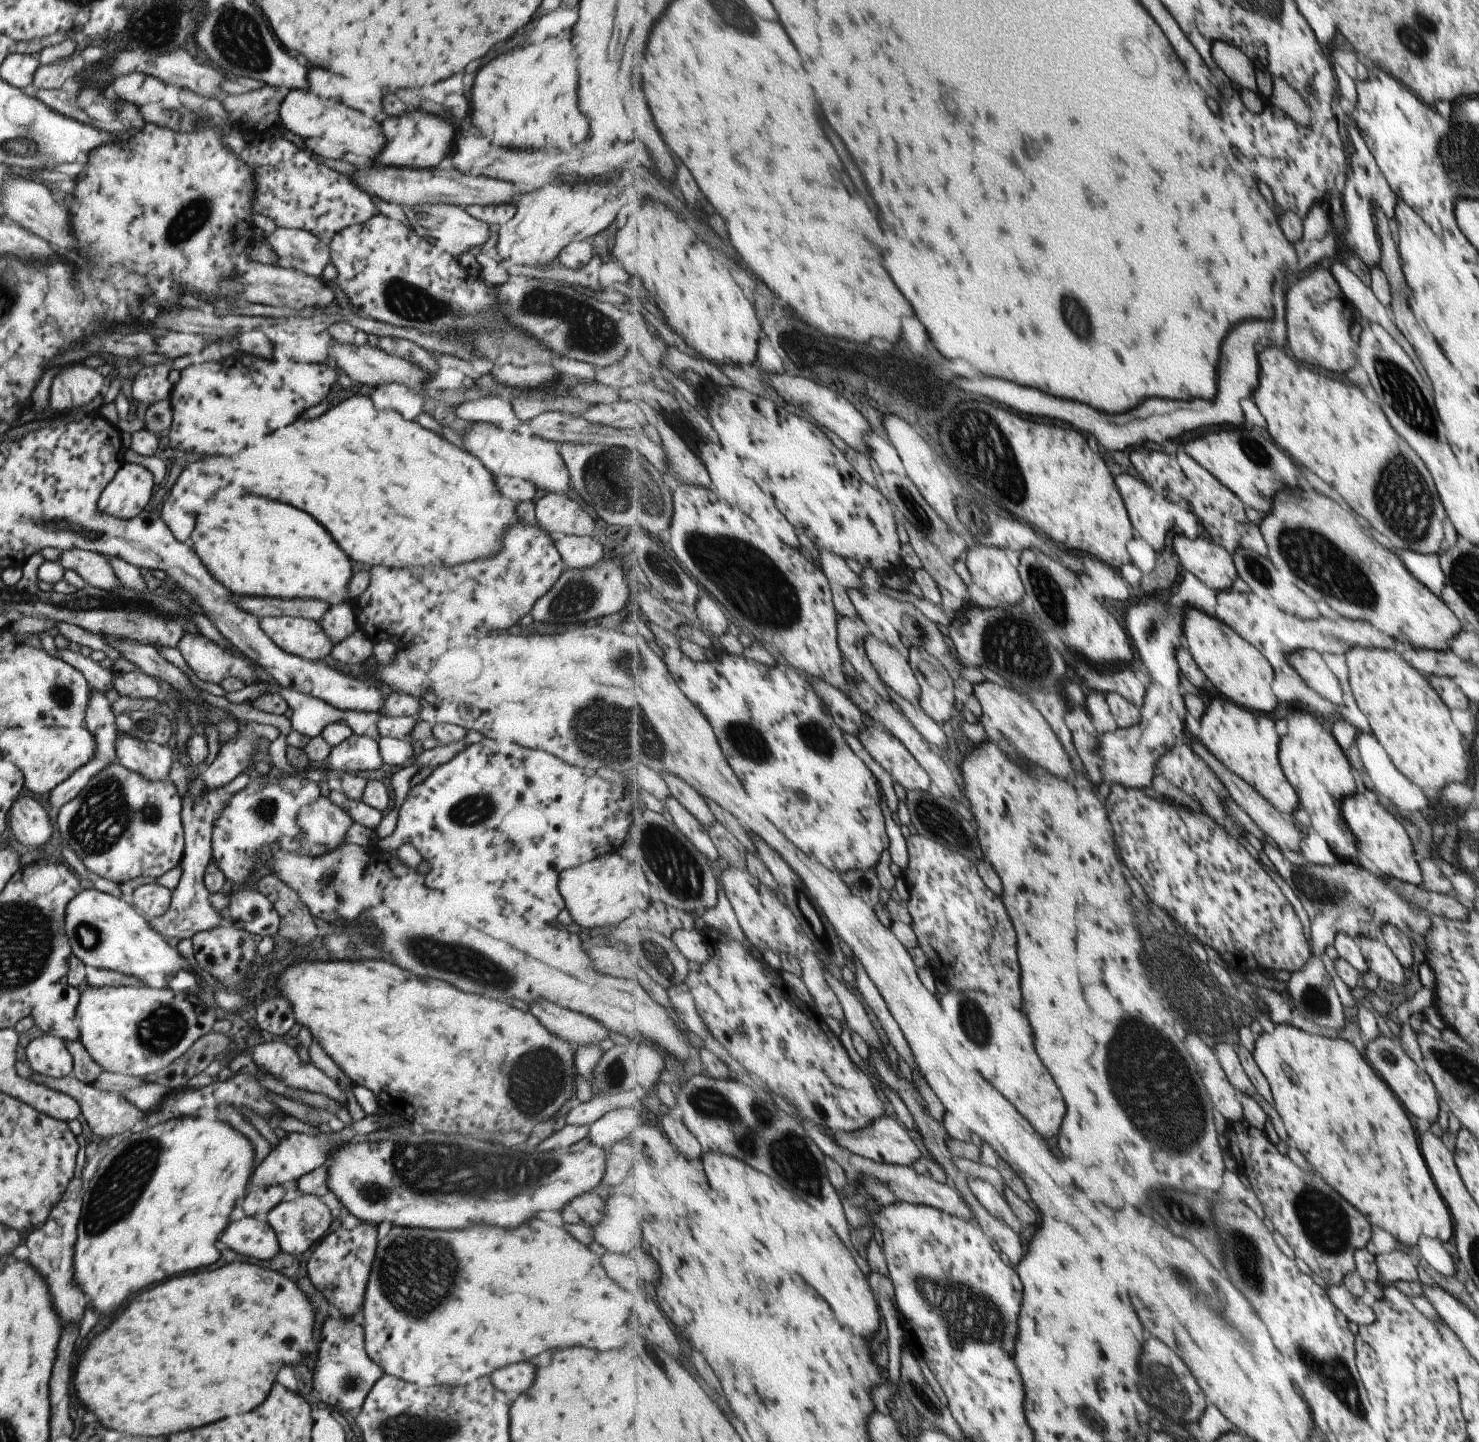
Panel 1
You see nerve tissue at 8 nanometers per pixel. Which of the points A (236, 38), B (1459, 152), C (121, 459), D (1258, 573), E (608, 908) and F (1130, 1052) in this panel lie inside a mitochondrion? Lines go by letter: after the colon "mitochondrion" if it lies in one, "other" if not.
A: mitochondrion
B: mitochondrion
C: other
D: mitochondrion
E: other
F: mitochondrion

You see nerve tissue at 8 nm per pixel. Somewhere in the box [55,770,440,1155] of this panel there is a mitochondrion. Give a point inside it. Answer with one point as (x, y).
(102, 818)

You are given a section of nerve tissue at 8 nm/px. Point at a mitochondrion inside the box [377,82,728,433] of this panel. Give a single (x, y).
(584, 327)

